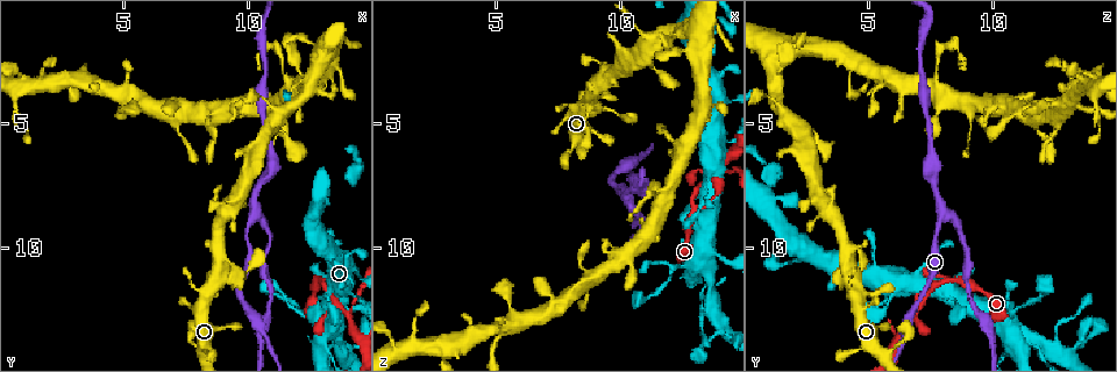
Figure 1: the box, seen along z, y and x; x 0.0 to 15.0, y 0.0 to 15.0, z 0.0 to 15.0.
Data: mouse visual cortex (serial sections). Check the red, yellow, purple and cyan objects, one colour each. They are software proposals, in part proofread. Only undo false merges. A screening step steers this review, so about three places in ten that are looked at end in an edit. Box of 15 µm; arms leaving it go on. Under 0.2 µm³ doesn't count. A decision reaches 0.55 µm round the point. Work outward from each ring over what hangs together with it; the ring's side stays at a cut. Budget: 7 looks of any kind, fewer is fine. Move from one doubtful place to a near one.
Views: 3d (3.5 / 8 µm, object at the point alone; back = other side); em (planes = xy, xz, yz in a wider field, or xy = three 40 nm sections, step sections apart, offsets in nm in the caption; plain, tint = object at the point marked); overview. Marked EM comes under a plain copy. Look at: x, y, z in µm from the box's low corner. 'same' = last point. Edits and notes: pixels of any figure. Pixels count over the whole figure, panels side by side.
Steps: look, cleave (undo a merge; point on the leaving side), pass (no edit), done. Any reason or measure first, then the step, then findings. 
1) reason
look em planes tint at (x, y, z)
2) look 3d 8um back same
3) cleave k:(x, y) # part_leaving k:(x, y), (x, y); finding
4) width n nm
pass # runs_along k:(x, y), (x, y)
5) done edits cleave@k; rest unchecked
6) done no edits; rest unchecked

branch point
look 3d 8um at (10.2, 8.6, 8.0)

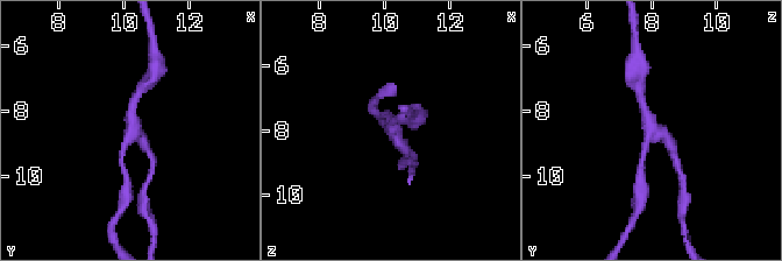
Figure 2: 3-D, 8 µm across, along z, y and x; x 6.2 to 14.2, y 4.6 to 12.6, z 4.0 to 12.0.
closer look
look 3d 3.5um at (10.2, 8.7, 8.0)

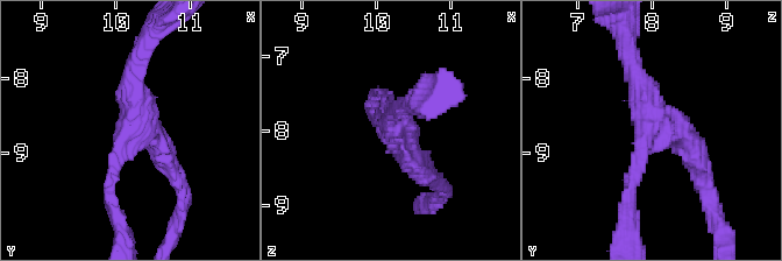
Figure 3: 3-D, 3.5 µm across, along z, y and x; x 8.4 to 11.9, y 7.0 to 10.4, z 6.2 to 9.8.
arms 3; arm_widths 200, 250, 300 nm; shape alone is not enough
look em planes tint at (10.25, 8.70, 8.00)

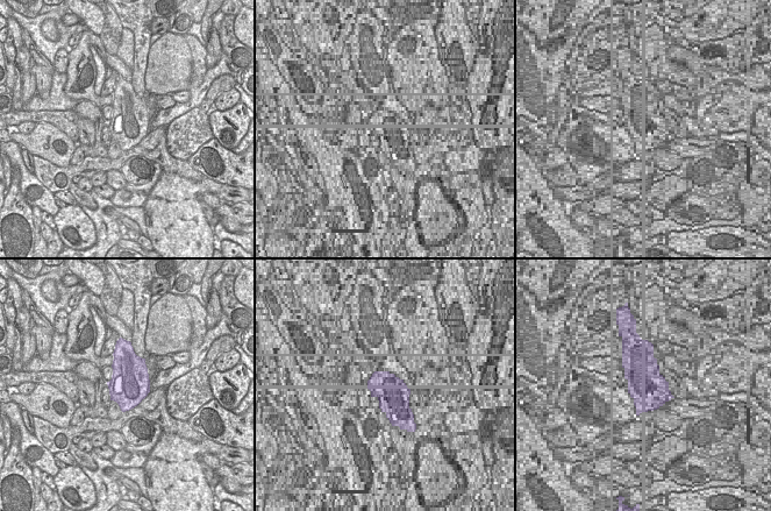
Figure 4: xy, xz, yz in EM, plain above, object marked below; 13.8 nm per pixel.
width 550 nm
pass # runs_along 3:(112, 196), (141, 53); all the same cell

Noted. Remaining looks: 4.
branch point
look 3d 3.5um at (14.0, 12.6, 6.9)

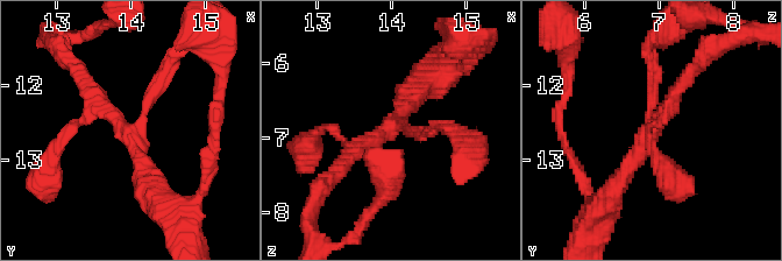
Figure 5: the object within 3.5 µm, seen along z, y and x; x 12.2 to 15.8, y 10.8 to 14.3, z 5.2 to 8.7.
arms 3; arm_widths 150, 200, 250 nm; now the EM
look em xy step 3 tint at (14.00, 12.65, 6.90)

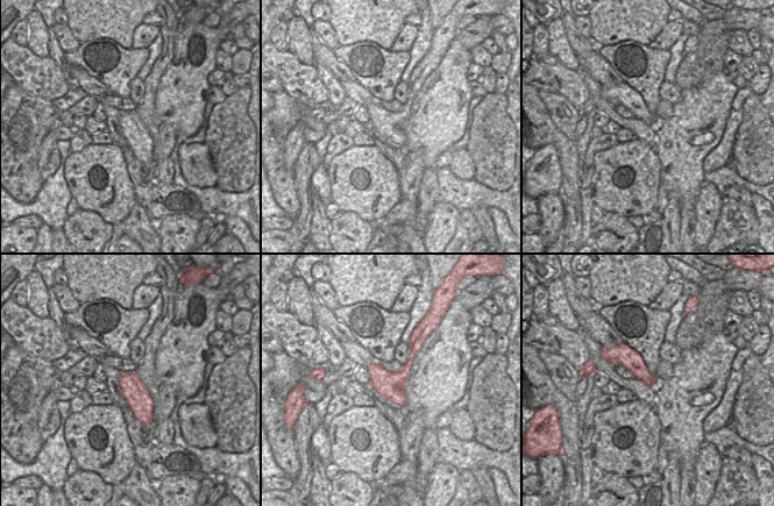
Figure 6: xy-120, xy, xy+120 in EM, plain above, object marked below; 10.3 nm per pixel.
pass # runs_along 5:(79, 79), (136, 145), (154, 195); one cell here

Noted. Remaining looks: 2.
abrupt turn
look 3d 3.5um at (13.0, 13.0, 10.6)

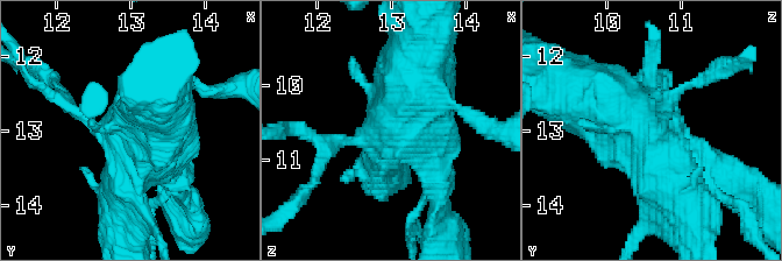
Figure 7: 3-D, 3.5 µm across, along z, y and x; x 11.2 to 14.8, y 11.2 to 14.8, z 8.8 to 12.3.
need the tissue
look em xy step 3 tint at (12.90, 13.00, 10.60)

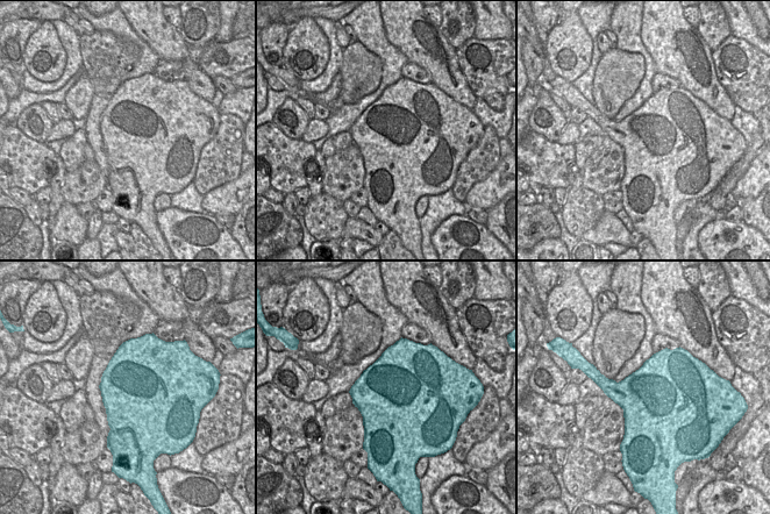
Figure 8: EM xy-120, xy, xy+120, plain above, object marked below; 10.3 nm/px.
width 1050 nm
pass # runs_along 7:(581, 97), (706, 164); continuous, no second cell

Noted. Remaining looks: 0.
done no edits; rest unchecked

